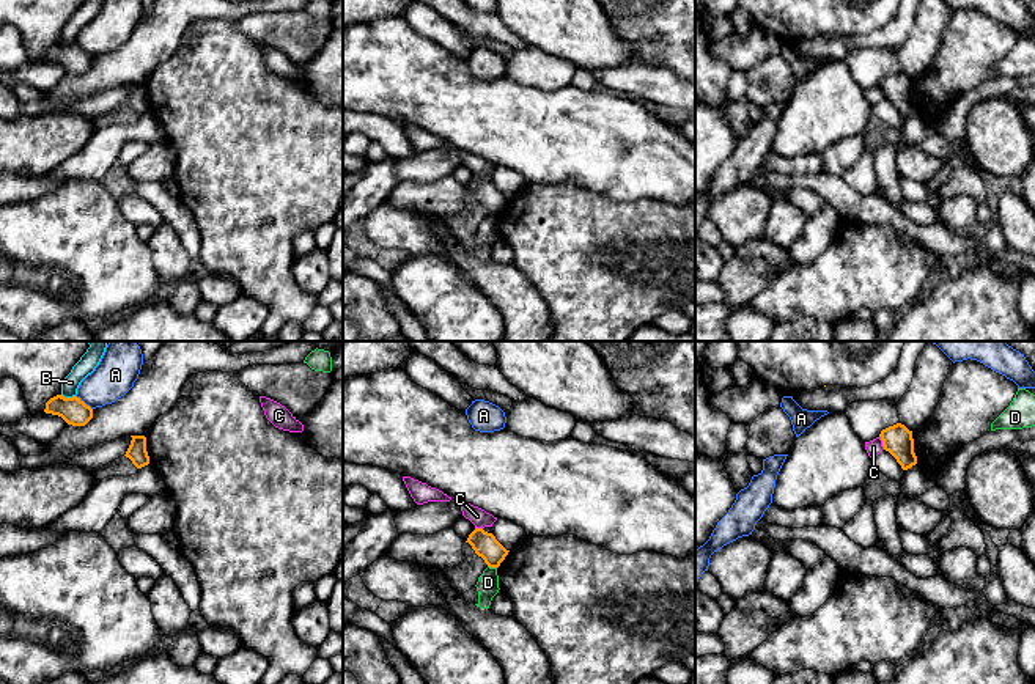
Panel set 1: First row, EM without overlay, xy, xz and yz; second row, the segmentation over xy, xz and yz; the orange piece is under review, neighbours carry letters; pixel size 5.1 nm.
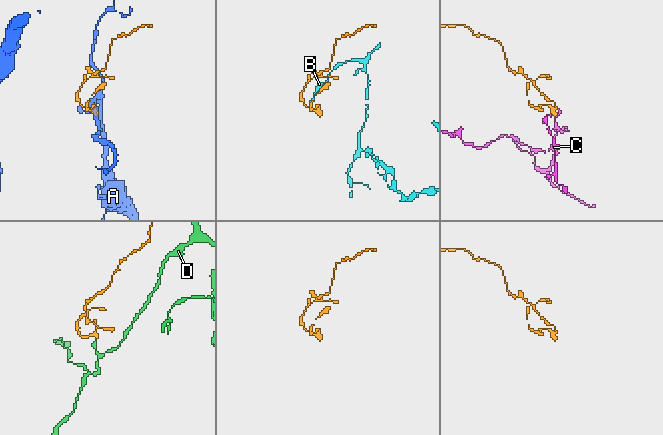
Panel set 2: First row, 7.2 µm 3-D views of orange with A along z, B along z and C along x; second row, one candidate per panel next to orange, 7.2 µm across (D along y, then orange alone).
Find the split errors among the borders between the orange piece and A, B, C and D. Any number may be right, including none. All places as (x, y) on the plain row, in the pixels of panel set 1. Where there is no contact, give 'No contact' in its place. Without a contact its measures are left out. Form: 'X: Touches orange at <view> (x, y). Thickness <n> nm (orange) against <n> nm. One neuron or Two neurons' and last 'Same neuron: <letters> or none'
A: Touches orange at xy (82, 49). Thickness 140 nm (orange) against 200 nm. Two neurons
B: Touches orange at xy (68, 46). Thickness 140 nm (orange) against 90 nm. Two neurons
C: Touches orange at yz (883, 90). Thickness 150 nm (orange) against 80 nm. Two neurons
D: Touches orange at xz (493, 214). Thickness 130 nm (orange) against 110 nm. Two neurons
Same neuron: none

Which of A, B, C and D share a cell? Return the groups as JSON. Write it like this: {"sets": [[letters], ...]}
{"sets": [["A"], ["B"], ["C"], ["D"]]}

